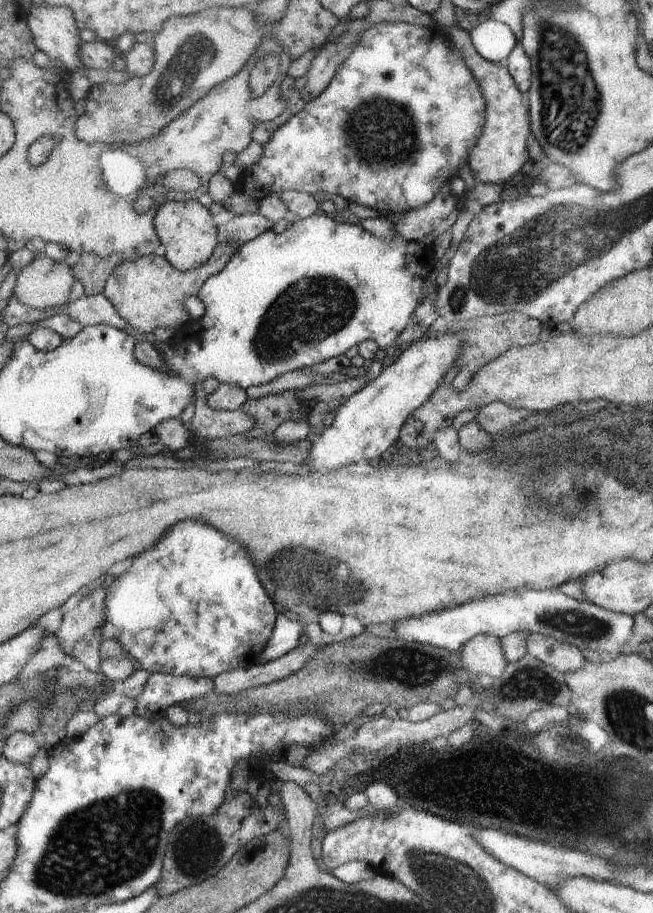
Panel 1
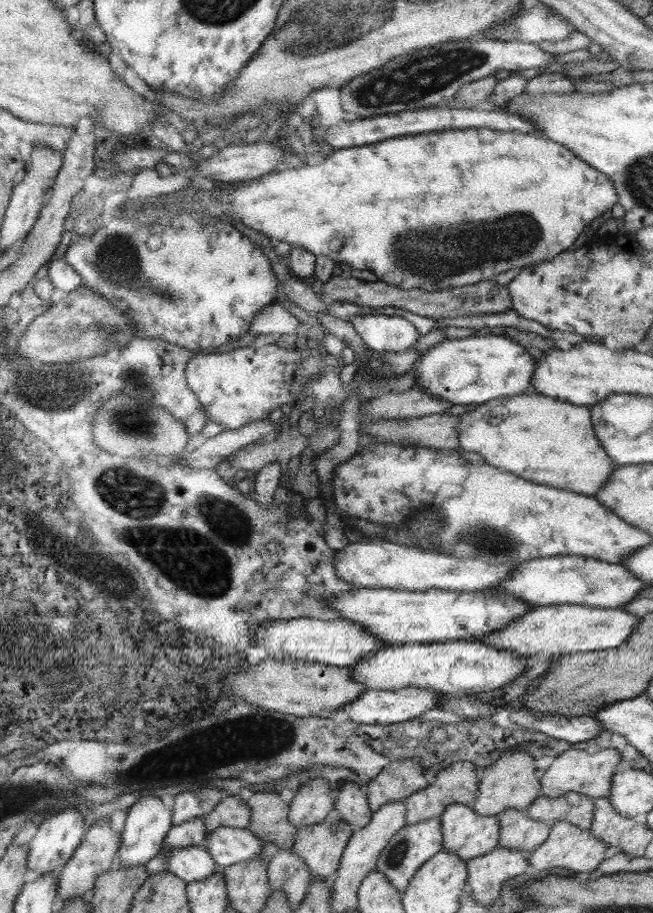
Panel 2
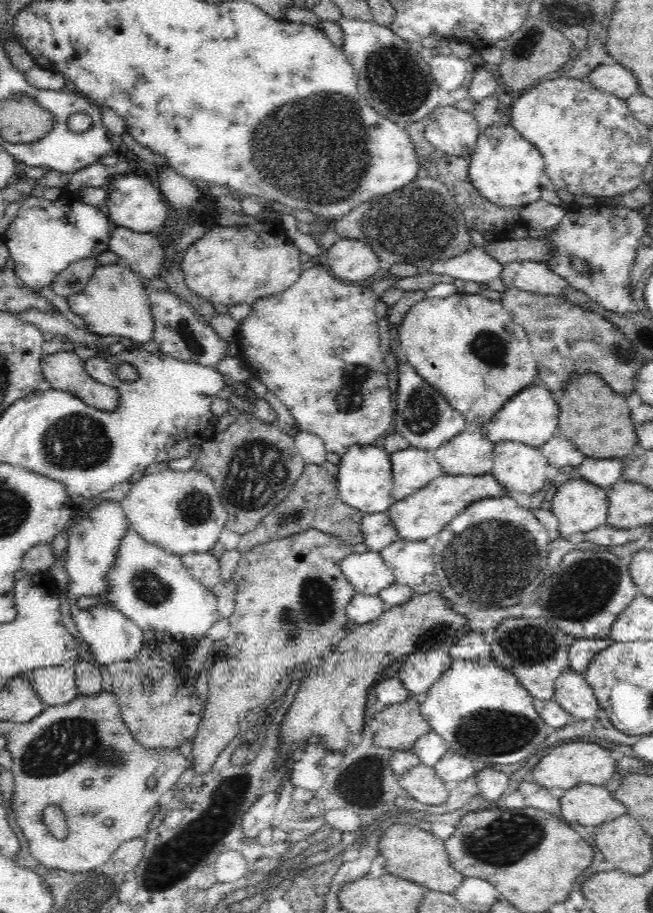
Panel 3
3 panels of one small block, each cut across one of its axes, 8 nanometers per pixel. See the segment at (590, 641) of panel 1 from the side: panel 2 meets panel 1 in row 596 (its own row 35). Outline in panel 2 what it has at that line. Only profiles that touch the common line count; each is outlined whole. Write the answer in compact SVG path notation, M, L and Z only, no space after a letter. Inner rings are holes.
M542 3L534 4L532 8L522 8L518 16L510 20L510 26L496 28L487 36L492 40L518 40L531 44L539 44L542 40L564 41L571 33L571 27L560 18L560 15L556 16L556 13L550 12Z

